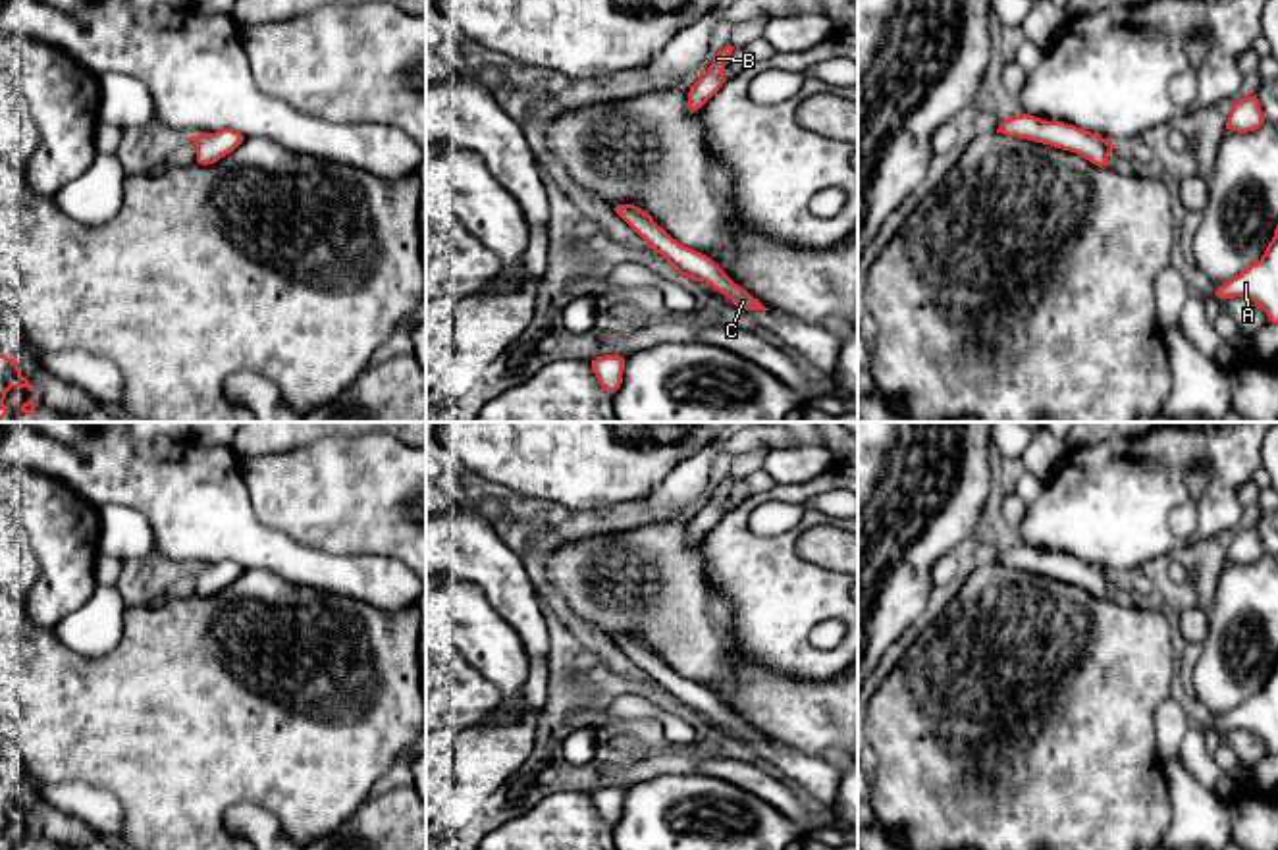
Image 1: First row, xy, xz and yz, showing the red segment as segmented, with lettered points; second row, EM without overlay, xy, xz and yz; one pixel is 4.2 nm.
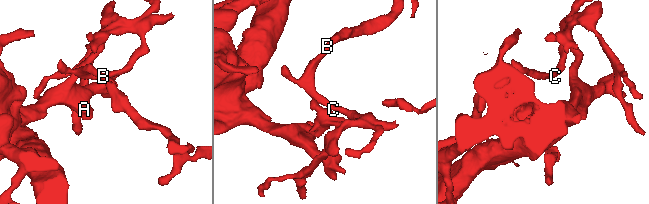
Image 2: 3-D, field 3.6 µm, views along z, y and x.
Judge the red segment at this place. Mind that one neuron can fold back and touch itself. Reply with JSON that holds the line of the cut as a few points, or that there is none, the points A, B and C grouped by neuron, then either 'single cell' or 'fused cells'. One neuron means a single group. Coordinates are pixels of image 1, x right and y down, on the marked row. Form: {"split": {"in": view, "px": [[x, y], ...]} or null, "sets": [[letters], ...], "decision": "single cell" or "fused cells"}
{"split": {"in": "xy", "px": [[232, 145], [207, 135], [197, 149]]}, "sets": [["A", "C"], ["B"]], "decision": "fused cells"}

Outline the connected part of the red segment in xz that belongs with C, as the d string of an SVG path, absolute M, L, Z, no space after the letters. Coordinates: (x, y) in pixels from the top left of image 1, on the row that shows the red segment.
M663 227L650 235L638 233L650 249L659 252L680 276L694 281L706 281L719 293L727 295L736 306L746 310L769 310L746 289L736 285L709 256L680 245Z

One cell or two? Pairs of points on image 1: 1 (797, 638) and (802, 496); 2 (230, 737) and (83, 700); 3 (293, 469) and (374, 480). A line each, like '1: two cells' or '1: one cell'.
1: one cell
2: one cell
3: one cell

